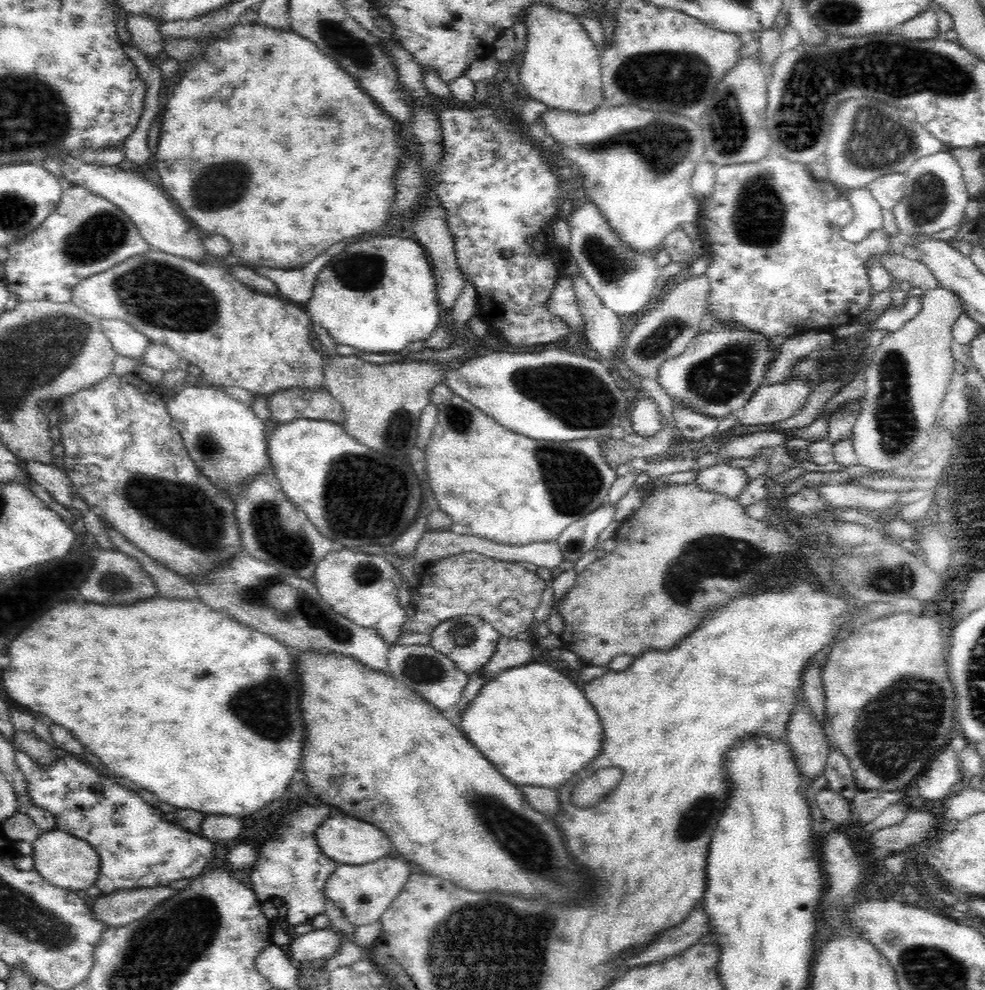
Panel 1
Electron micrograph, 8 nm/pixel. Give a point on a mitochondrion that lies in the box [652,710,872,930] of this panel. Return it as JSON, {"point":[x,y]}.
{"point":[699,817]}

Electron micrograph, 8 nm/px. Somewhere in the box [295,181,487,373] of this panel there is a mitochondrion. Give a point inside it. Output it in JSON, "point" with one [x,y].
{"point":[369,275]}

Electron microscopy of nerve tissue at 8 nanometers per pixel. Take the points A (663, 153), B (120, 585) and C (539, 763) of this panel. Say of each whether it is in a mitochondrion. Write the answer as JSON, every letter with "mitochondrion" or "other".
{"A":"mitochondrion","B":"mitochondrion","C":"other"}

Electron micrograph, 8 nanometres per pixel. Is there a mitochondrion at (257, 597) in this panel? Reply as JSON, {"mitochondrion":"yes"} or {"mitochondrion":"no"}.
{"mitochondrion":"yes"}

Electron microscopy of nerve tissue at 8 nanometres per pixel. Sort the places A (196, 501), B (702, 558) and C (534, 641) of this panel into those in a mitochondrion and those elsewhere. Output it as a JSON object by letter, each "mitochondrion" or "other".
{"A":"other","B":"mitochondrion","C":"other"}

